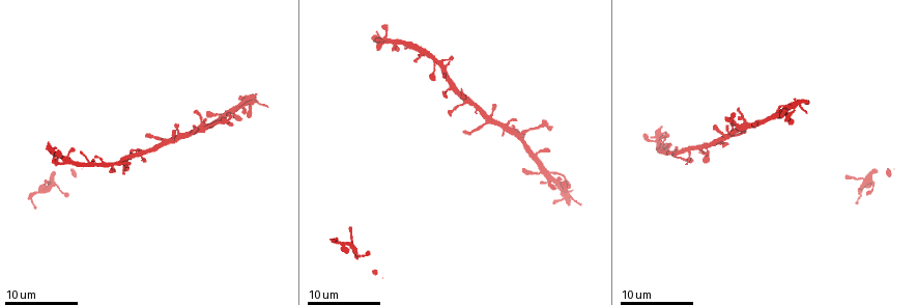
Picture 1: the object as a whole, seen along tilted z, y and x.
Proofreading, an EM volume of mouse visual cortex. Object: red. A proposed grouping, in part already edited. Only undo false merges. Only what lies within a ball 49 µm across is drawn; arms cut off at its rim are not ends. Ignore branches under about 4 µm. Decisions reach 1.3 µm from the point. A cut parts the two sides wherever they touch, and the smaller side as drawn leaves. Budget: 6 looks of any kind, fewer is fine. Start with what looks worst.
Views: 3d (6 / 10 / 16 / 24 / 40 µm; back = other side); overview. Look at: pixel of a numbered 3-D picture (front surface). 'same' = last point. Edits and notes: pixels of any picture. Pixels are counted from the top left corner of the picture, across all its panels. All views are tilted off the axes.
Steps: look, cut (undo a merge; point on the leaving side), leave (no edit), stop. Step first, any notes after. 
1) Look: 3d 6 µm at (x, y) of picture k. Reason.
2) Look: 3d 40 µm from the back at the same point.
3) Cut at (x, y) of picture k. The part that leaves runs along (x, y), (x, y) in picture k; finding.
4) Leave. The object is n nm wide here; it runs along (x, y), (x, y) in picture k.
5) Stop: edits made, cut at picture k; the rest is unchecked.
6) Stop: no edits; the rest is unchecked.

Look: 3d 6 µm at (466, 100) of picture 1. Three arms meet.

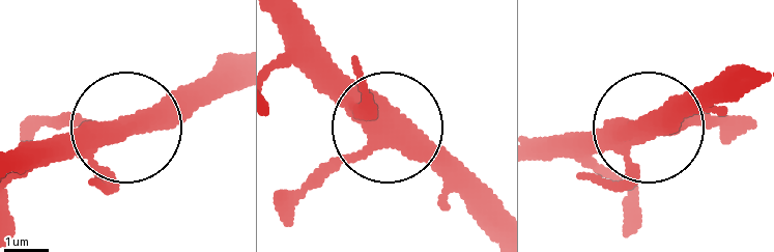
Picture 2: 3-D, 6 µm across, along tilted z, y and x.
Leave. It runs along (124, 123), (147, 119), (228, 56) in picture 2; all the same cell.

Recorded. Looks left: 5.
Look: 3d 6 µm at (200, 127) of picture 1. Arms run side by side.

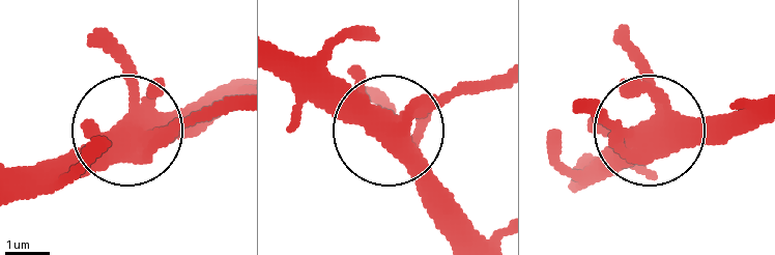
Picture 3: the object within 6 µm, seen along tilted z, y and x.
Cut at (208, 108) of picture 3. The side arm is 5 µm long; the part that leaves runs along (167, 139), (239, 108) in picture 3; a second cell is stuck on.

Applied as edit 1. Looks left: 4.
Look: overview.

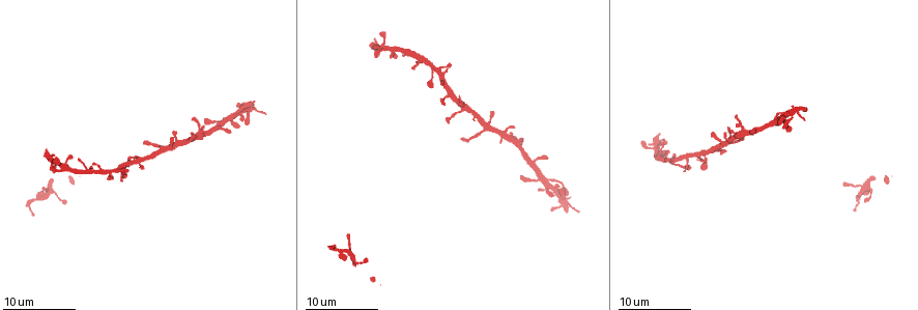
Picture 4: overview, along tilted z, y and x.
Look: 3d 16 µm at (488, 129) of picture 4. A fork.

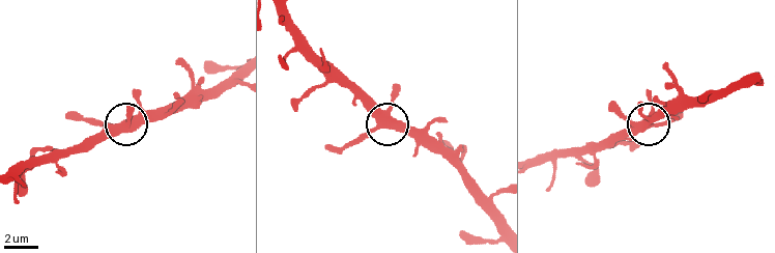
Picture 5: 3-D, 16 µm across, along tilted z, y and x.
Leave. The side arm is 20 µm long; it runs along (333, 83), (348, 87), (388, 122), (429, 128) in picture 5; all the same cell.

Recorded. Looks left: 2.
Stop: edits made, cut at picture 3; the rest is unchecked.

